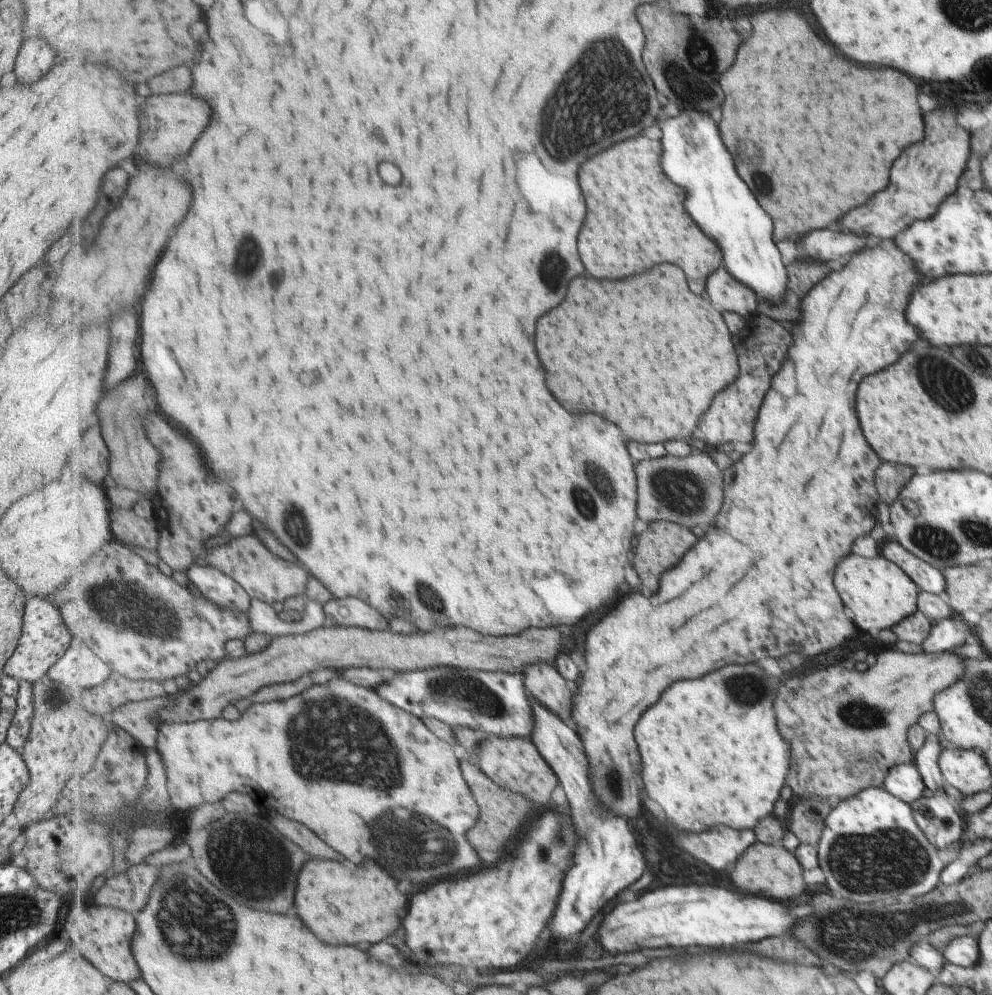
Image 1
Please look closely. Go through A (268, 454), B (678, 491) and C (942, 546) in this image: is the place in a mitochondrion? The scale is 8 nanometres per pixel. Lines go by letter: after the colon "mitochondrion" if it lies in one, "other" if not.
A: other
B: mitochondrion
C: mitochondrion

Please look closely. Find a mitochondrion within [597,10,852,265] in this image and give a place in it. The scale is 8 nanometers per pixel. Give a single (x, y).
(679, 73)

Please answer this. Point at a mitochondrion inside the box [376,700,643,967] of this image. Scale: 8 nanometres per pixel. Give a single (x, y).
(615, 781)

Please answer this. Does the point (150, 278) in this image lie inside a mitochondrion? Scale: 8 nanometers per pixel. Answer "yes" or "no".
no

